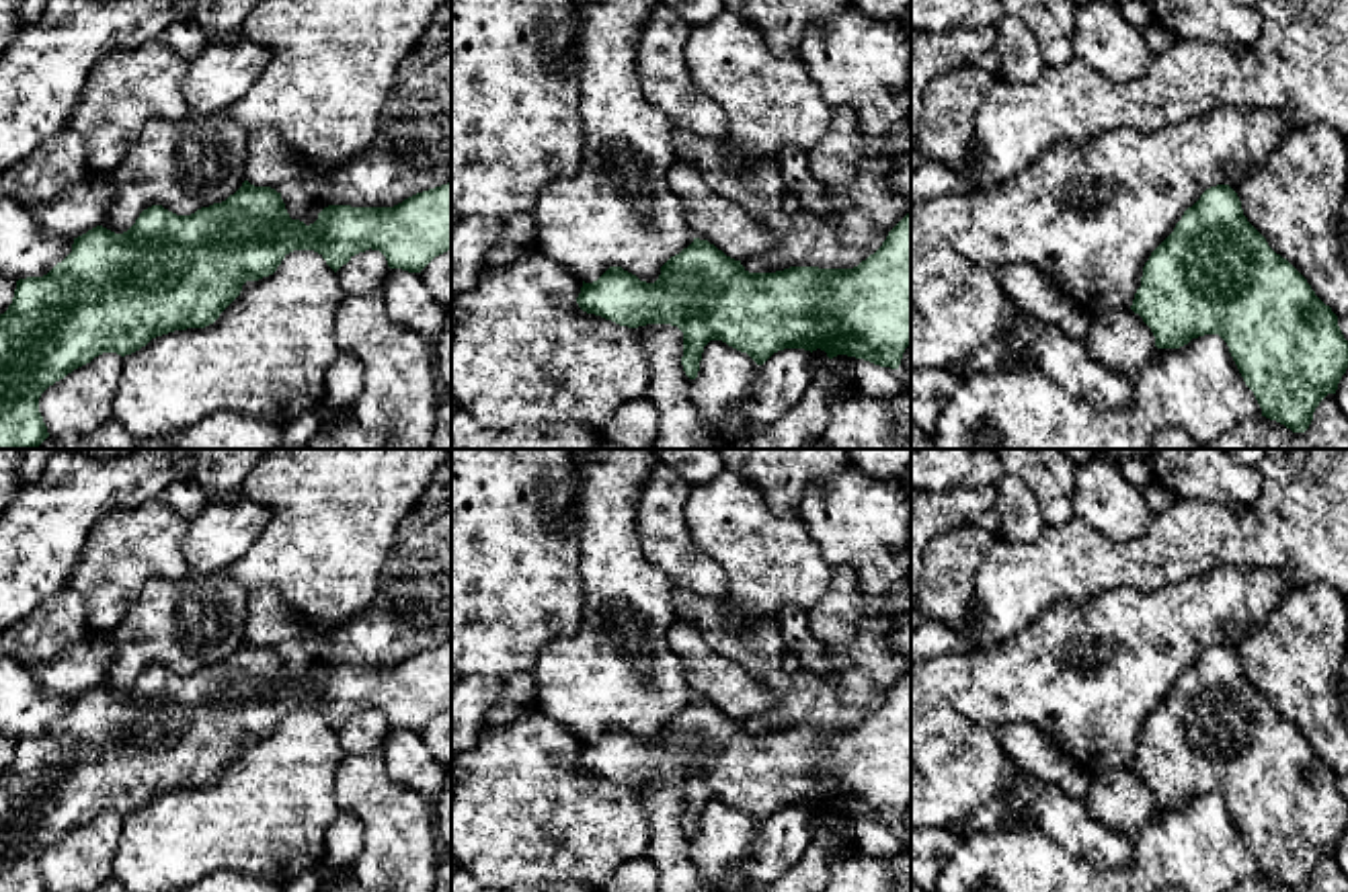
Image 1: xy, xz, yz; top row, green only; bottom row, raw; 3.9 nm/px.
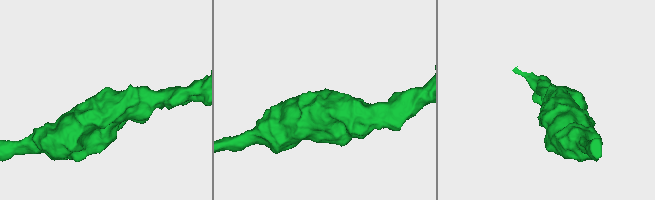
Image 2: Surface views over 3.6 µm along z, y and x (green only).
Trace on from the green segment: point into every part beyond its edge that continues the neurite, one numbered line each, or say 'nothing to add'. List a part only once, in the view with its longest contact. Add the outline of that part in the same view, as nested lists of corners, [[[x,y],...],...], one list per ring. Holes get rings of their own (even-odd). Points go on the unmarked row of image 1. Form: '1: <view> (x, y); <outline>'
nothing to add

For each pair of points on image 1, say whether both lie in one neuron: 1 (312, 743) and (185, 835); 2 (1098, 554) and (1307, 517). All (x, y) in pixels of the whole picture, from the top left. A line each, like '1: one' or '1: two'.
1: one
2: one

